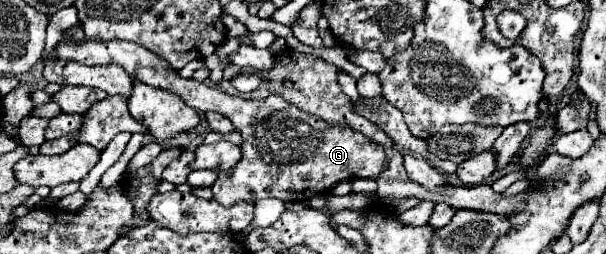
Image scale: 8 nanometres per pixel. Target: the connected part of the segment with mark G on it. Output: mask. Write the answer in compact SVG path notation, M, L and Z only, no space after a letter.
M64 35L54 47L52 59L78 61L82 65L118 63L126 69L128 75L152 87L168 89L180 95L190 107L198 111L216 111L228 117L236 131L242 133L242 159L230 171L218 173L218 179L212 185L214 199L224 207L234 207L240 201L256 203L258 199L266 197L278 197L284 201L310 199L312 195L330 191L332 185L340 181L376 179L386 159L384 151L364 135L352 131L350 127L338 129L320 117L302 113L282 95L268 95L266 99L232 97L220 89L180 77L168 67L166 61L162 61L162 57L154 55L138 43L120 39L112 39L112 43L102 43L98 39L72 41L68 35Z

